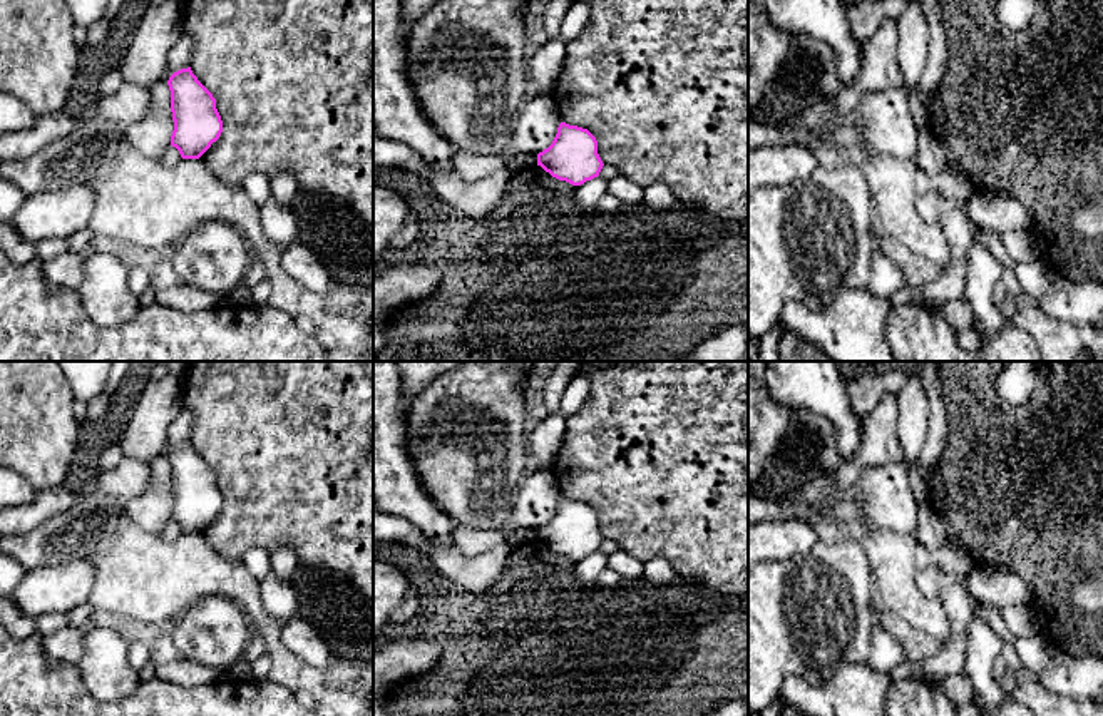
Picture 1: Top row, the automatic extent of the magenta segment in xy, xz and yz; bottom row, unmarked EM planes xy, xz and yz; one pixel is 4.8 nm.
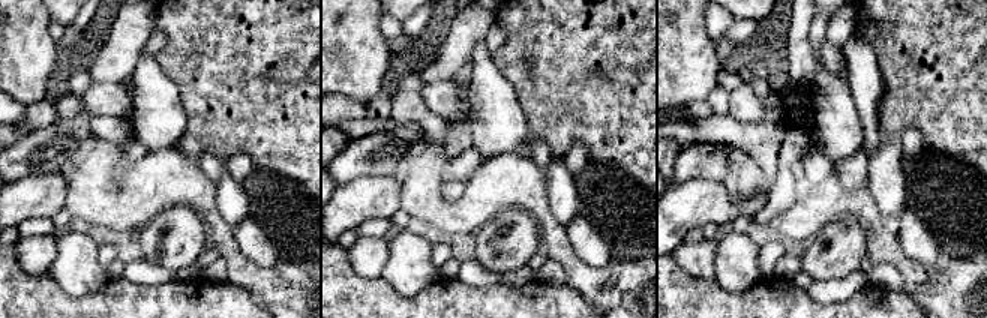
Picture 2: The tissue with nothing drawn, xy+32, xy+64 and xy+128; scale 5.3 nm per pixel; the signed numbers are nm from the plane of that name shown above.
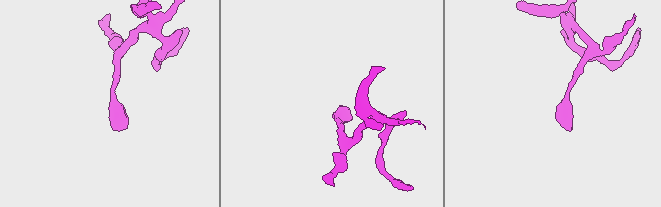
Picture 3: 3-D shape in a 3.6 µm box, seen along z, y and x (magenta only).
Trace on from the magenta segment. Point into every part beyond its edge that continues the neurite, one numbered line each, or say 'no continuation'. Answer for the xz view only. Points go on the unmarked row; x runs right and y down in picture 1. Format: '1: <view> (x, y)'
no continuation

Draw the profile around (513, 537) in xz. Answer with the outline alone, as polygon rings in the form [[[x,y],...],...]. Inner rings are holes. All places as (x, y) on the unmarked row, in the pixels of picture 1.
[[[509,529],[504,534],[504,542],[509,547],[517,547],[524,542],[536,540],[536,539],[537,539],[537,530],[534,530],[534,529]]]

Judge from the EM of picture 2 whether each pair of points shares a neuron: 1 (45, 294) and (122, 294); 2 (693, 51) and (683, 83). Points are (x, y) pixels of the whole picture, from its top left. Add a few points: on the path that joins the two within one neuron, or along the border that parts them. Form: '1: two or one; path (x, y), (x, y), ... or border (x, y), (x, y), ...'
1: one; path (65, 302), (102, 302)
2: one; path (686, 59), (683, 62), (683, 75)

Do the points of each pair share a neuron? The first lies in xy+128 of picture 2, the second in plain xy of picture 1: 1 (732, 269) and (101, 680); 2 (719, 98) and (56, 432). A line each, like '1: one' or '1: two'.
1: one
2: two

